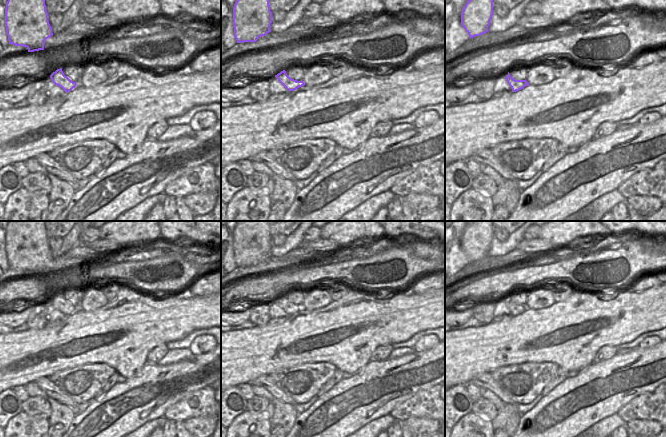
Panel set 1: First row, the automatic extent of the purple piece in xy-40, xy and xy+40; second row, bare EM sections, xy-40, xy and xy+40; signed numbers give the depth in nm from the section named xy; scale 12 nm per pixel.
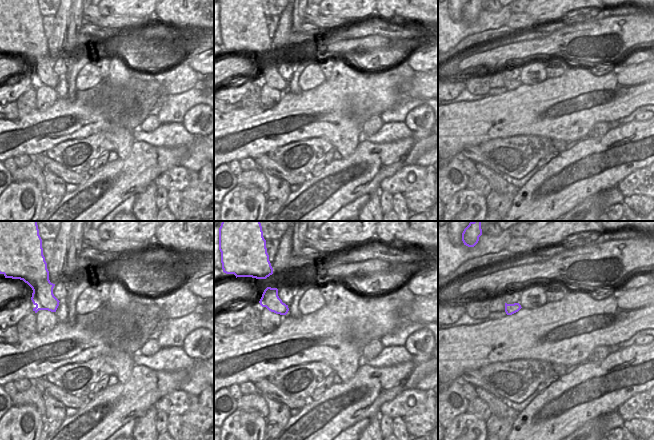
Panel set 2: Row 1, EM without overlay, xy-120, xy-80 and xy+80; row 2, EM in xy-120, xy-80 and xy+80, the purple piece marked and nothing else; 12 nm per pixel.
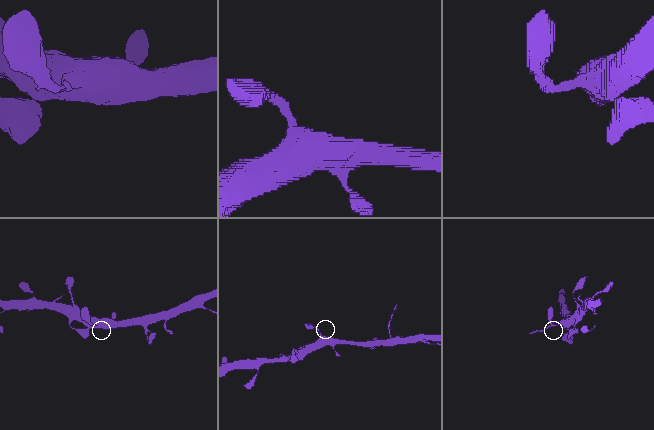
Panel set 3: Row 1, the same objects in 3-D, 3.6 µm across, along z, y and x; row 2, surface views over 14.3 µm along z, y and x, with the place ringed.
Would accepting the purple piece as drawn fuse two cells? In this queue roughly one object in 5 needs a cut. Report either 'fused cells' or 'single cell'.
single cell

